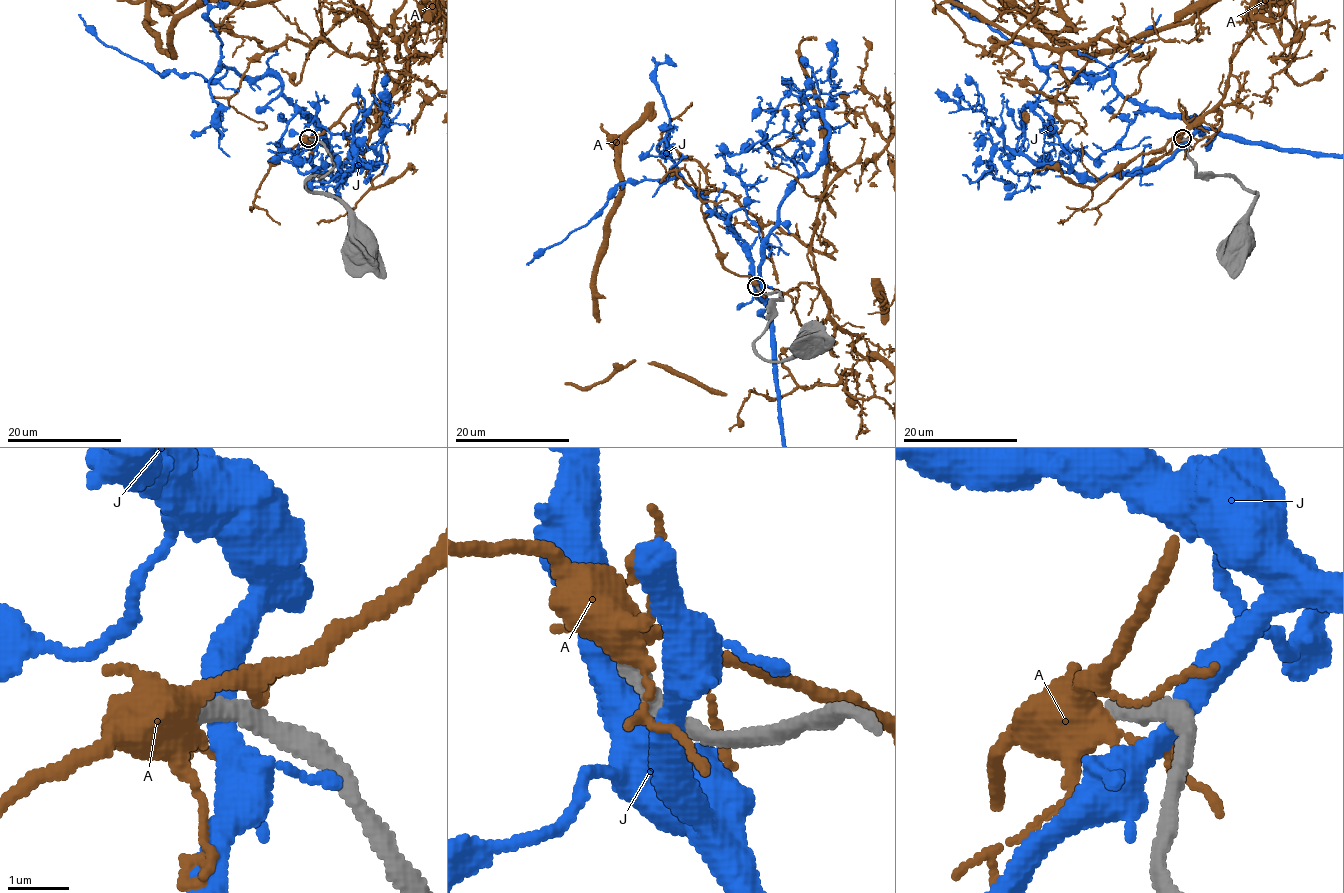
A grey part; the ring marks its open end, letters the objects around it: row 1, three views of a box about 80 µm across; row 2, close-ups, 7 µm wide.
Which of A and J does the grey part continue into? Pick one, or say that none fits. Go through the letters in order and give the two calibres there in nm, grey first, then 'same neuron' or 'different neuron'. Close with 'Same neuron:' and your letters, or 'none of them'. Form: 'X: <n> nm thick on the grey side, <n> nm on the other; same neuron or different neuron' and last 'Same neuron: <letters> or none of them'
A: 360 nm thick on the grey side, 440 nm on the other; different neuron
J: 440 nm thick on the grey side, 420 nm on the other; different neuron
Same neuron: none of them

